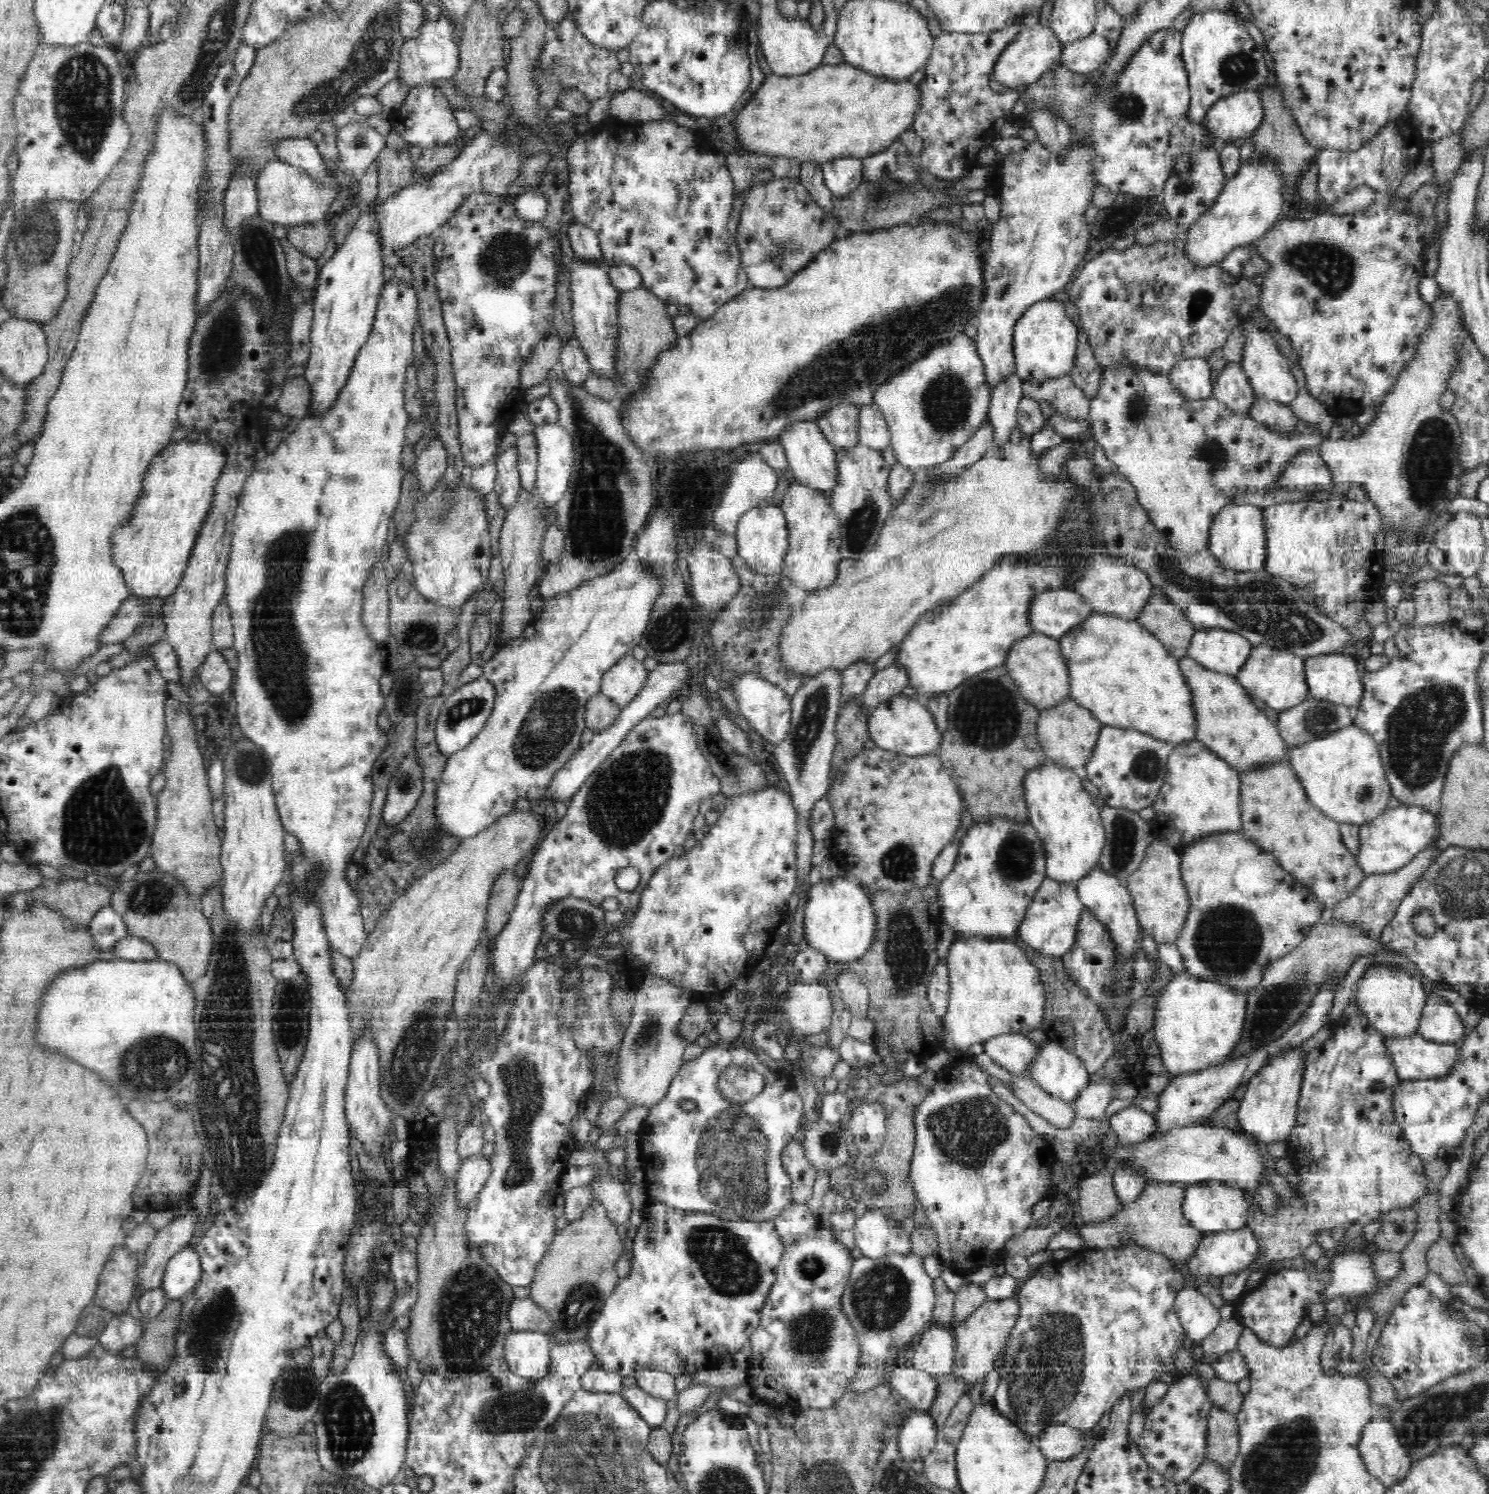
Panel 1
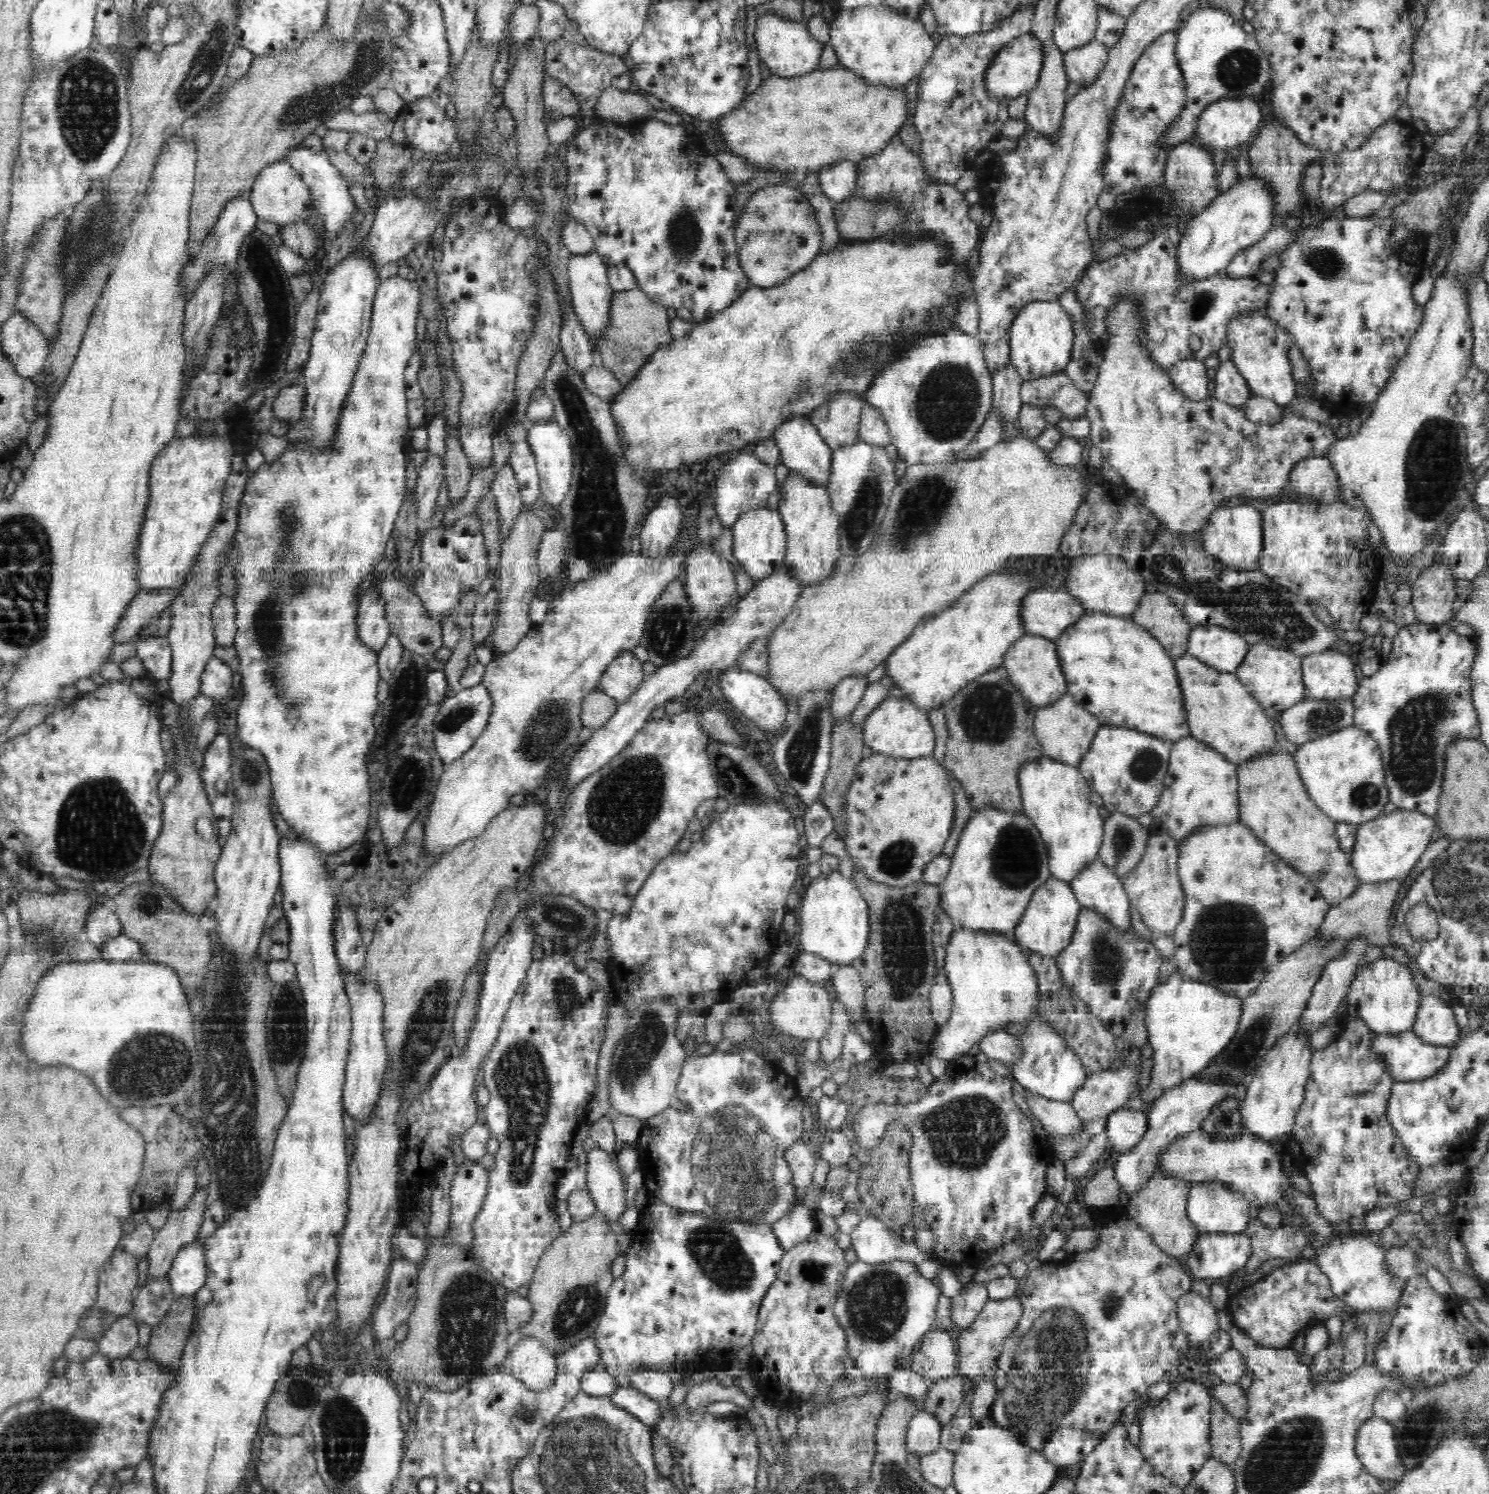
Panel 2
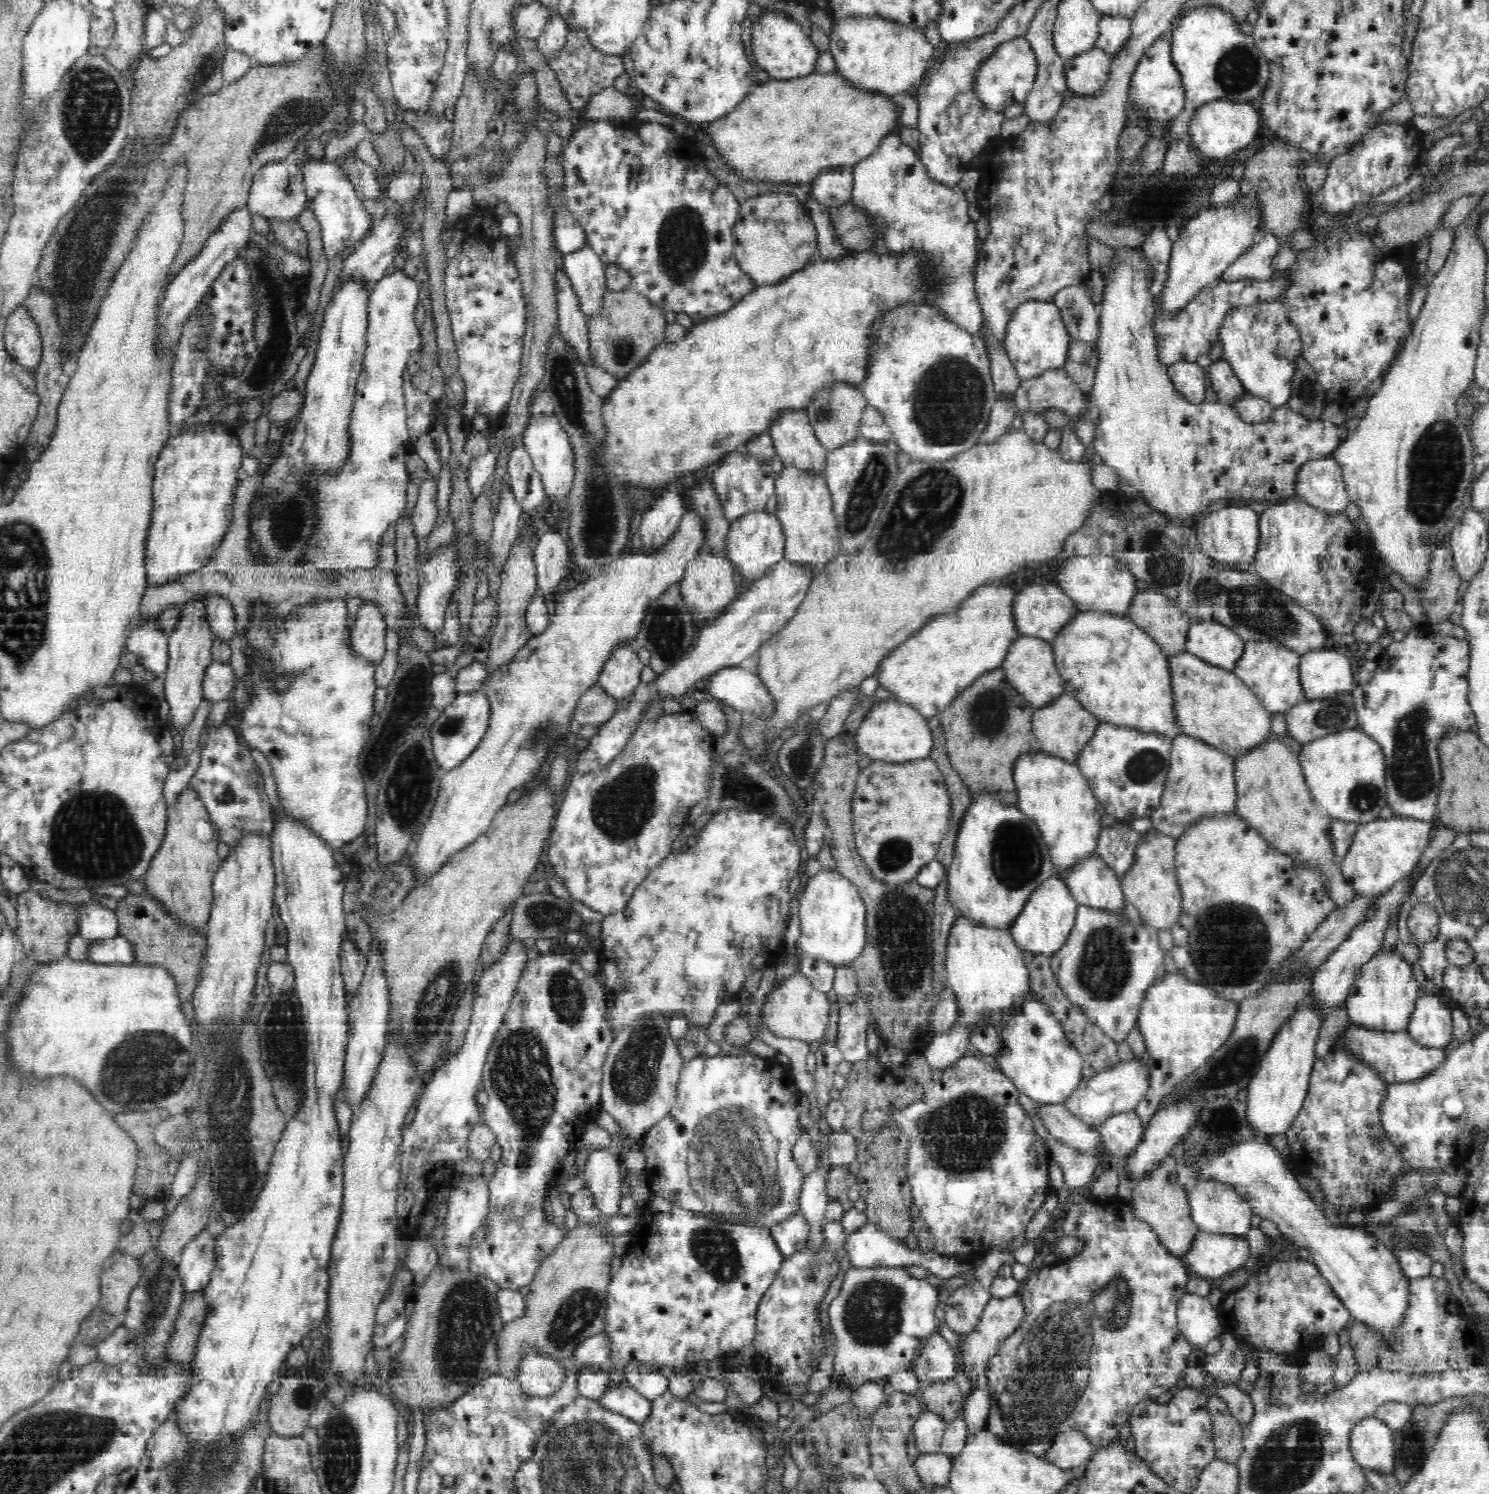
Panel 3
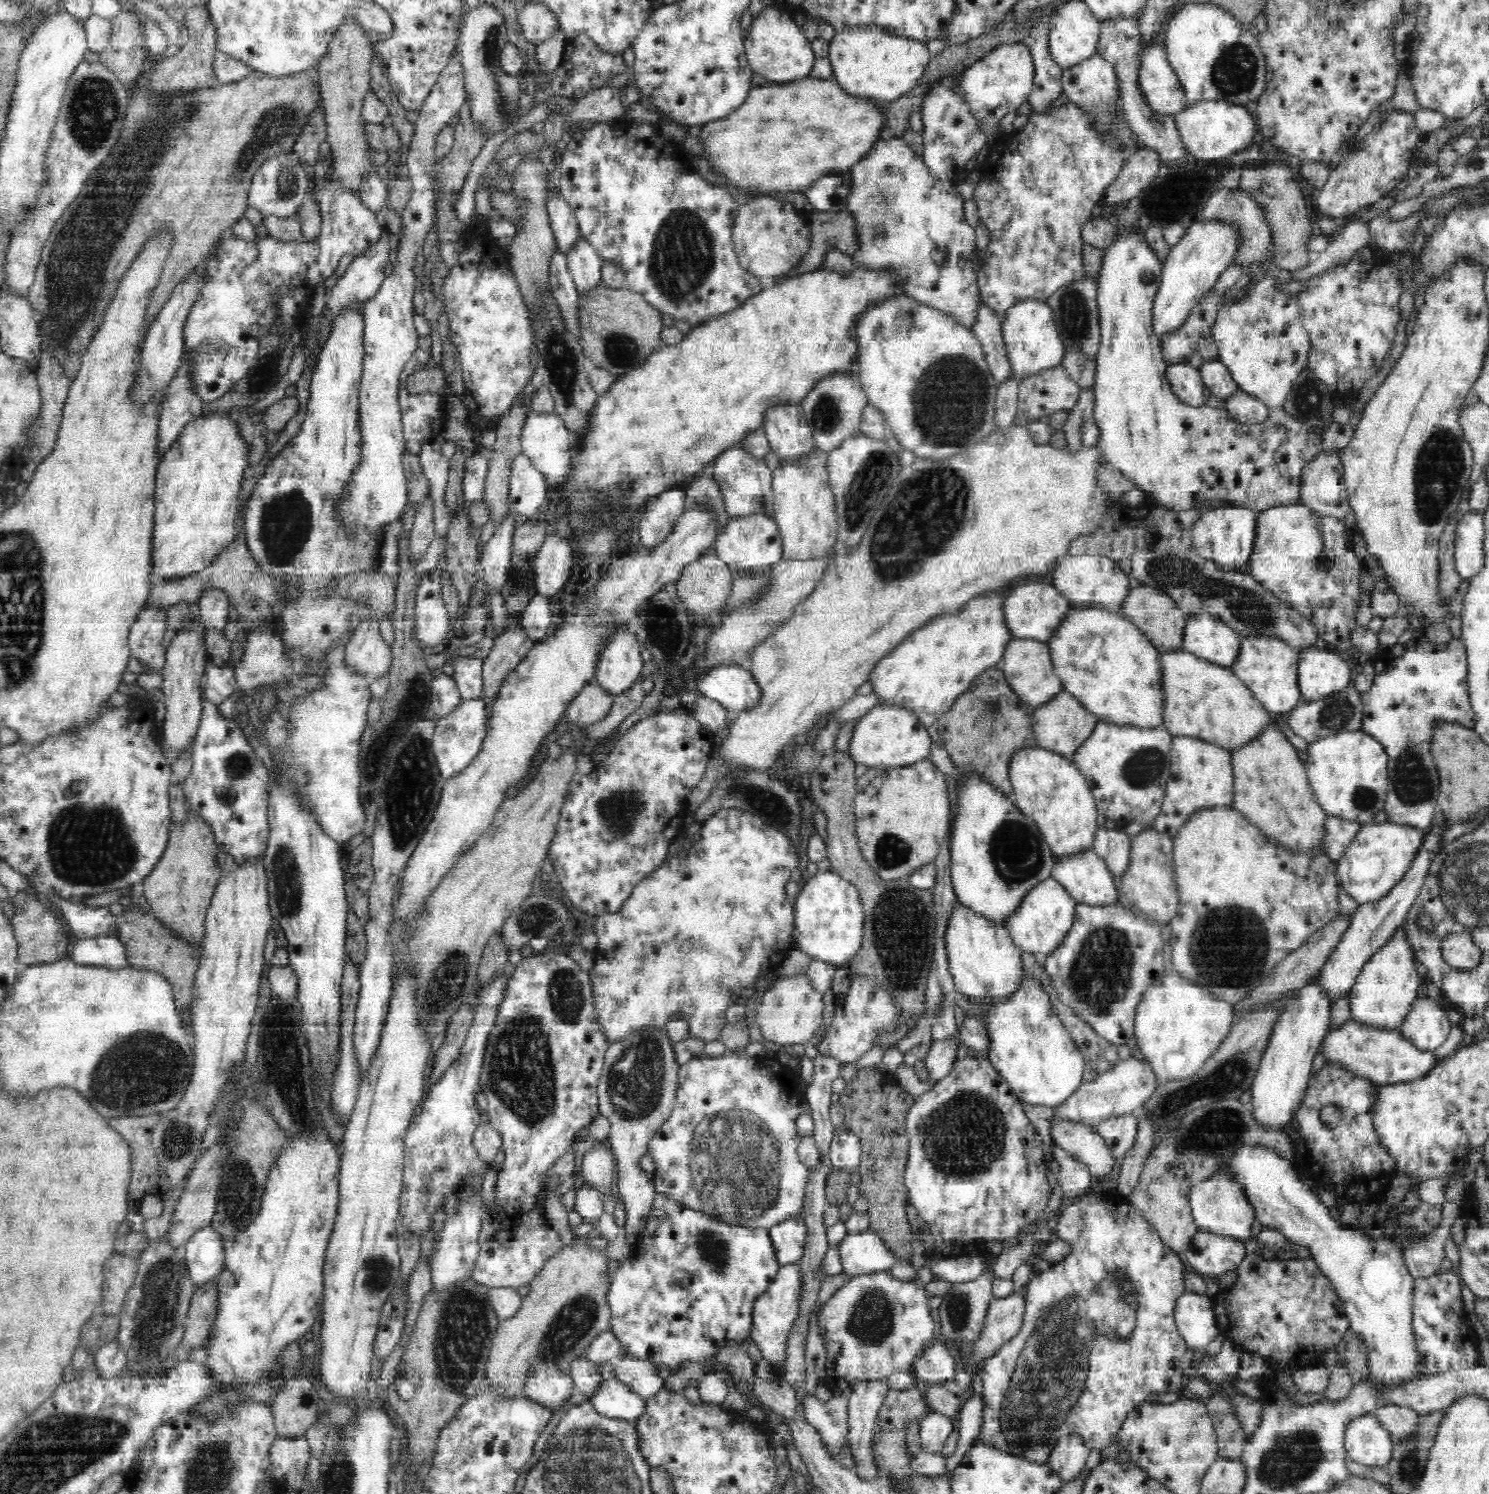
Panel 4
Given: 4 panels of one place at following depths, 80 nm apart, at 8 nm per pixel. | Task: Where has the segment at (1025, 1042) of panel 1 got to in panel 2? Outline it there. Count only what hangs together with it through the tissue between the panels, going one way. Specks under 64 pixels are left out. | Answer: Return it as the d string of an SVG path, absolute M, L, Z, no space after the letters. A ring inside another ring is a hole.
M992 1031L982 1040L978 1040L978 1048L989 1059L1001 1060L1006 1066L1010 1066L1022 1055L1022 1047L1018 1037L1012 1036L1005 1031Z

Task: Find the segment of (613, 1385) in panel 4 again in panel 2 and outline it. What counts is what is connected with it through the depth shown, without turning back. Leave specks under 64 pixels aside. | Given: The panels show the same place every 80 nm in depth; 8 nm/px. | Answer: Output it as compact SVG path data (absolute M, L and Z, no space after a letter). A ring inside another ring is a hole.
M632 1386L621 1387L610 1395L610 1401L618 1408L625 1409L644 1425L653 1427L662 1420L662 1408L658 1401L646 1396Z

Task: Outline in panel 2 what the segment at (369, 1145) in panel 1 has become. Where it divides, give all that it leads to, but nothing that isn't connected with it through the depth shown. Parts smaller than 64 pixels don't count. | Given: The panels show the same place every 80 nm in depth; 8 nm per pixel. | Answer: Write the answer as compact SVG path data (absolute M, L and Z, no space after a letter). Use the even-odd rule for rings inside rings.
M341 968L341 974L344 976L344 991L346 991L346 995L348 996L348 999L350 1000L350 1008L353 1018L352 1023L352 1030L351 1030L351 1042L350 1042L350 1052L349 1052L349 1059L347 1060L346 1065L346 1084L343 1088L343 1108L347 1110L348 1114L354 1118L354 1120L365 1120L366 1119L373 1119L372 1116L376 1114L377 1110L377 1100L379 1099L379 1096L381 1094L381 1086L385 1080L385 1072L387 1068L387 1045L385 1040L383 1039L383 1033L382 1033L382 1012L383 1012L383 1002L382 1002L382 995L378 994L378 986L374 986L375 984L366 984L366 983L360 983L359 979L354 978L354 976L350 976L346 971L342 970Z

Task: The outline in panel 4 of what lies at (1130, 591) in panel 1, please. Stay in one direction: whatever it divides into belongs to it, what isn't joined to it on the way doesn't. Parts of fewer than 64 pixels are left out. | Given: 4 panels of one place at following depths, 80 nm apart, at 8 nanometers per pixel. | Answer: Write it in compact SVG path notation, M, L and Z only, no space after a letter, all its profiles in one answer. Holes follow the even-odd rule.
M1095 555L1066 556L1052 573L1052 584L1070 601L1073 608L1086 607L1104 609L1118 613L1131 589L1129 576L1118 569L1114 560Z

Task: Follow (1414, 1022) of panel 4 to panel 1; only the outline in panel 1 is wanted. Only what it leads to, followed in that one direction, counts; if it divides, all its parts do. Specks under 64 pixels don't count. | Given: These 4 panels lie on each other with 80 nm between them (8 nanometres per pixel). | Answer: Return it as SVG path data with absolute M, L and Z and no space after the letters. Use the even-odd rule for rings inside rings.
M1432 992L1428 995L1425 1008L1421 1012L1417 1034L1430 1041L1459 1044L1468 1033L1462 1021L1446 999Z

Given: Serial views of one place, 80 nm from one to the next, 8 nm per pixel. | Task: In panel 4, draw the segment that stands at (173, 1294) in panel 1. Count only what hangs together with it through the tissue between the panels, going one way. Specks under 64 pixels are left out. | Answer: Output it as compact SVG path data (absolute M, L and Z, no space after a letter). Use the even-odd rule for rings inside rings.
M211 1225L200 1228L188 1239L185 1244L186 1267L196 1288L218 1277L224 1256L223 1238Z

